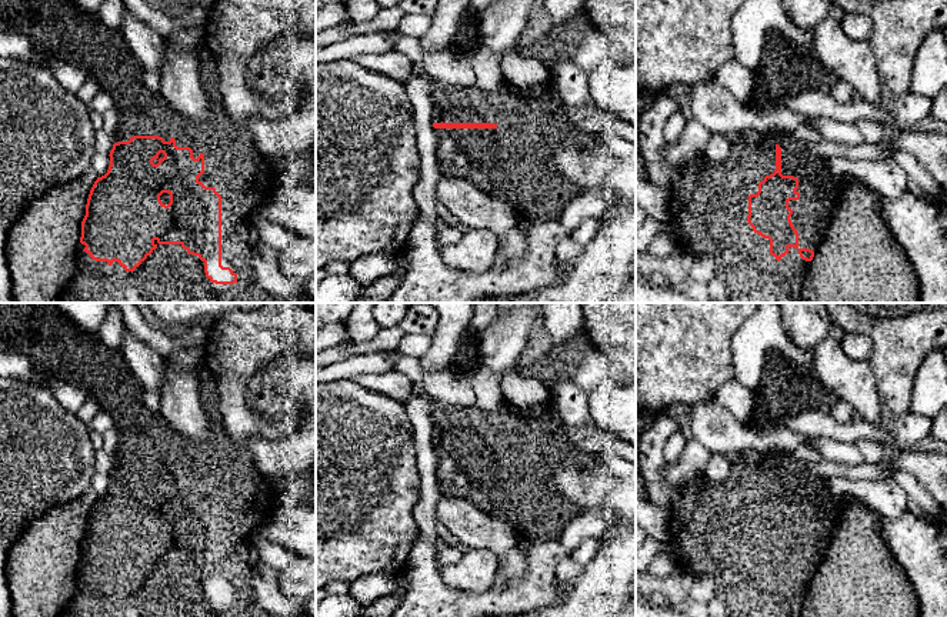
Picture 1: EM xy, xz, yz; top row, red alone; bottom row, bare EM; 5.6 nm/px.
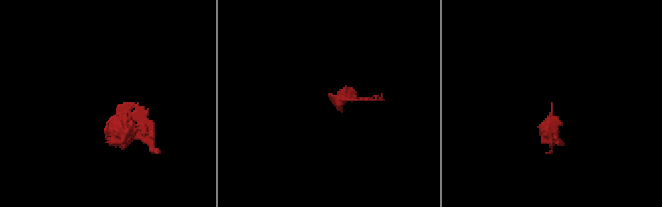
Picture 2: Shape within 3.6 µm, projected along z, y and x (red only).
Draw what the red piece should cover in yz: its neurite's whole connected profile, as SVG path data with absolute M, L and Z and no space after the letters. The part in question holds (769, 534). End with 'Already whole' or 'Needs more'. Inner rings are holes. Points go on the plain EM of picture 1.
M764 453L764 460L758 464L736 463L723 480L698 474L673 490L668 540L676 546L676 566L693 577L711 577L727 617L804 617L807 590L827 550L840 507L854 501L831 496L823 478L793 476L777 464L781 456L784 454Z. Needs more

